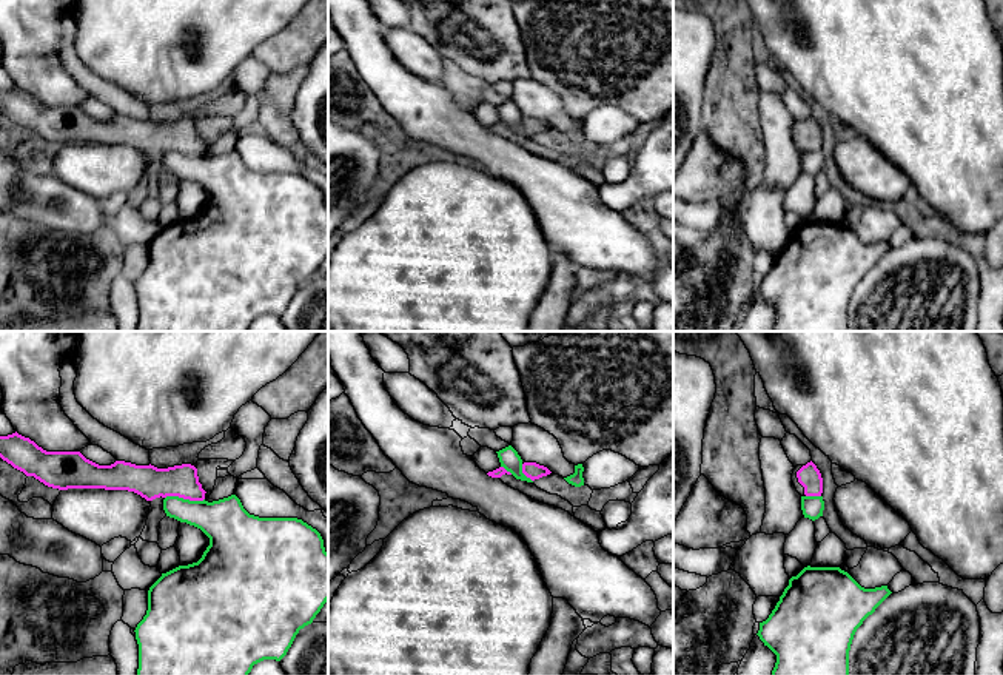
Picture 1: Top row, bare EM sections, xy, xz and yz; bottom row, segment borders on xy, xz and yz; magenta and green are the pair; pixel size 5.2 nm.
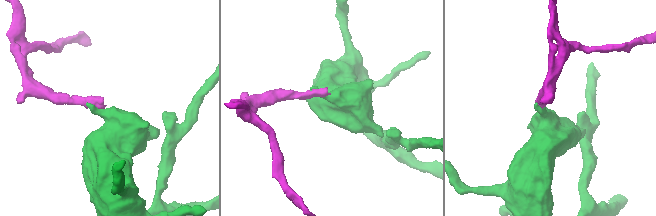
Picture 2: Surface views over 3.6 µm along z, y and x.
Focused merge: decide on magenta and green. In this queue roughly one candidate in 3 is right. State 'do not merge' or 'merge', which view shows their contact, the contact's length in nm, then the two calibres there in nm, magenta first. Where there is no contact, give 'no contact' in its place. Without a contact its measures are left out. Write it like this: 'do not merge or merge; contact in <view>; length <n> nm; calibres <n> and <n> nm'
do not merge; contact in xy; length 200 nm; calibres 170 and 240 nm

